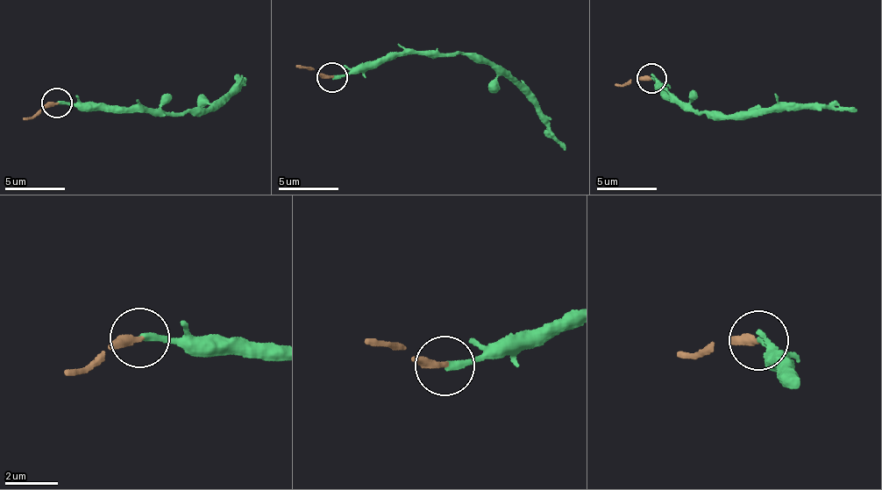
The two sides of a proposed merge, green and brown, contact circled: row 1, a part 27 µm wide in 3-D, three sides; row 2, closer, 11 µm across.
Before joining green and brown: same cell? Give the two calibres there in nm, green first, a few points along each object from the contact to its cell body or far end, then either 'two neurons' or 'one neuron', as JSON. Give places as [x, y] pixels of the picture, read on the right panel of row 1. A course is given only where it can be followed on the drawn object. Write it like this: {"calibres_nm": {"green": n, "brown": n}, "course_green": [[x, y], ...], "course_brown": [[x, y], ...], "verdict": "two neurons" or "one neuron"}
{"calibres_nm": {"green": 240, "brown": 280}, "course_green": [[652, 79], [666, 84], [673, 102], [711, 114], [757, 117], [802, 107], [857, 110]], "course_brown": [[652, 79], [630, 80], [614, 86]], "verdict": "one neuron"}

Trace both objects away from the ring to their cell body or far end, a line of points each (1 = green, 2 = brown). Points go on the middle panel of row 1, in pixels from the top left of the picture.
1: (333, 78), (367, 69), (410, 53), (475, 52), (513, 79), (564, 151)
2: (333, 78), (323, 79), (313, 67), (296, 65)

